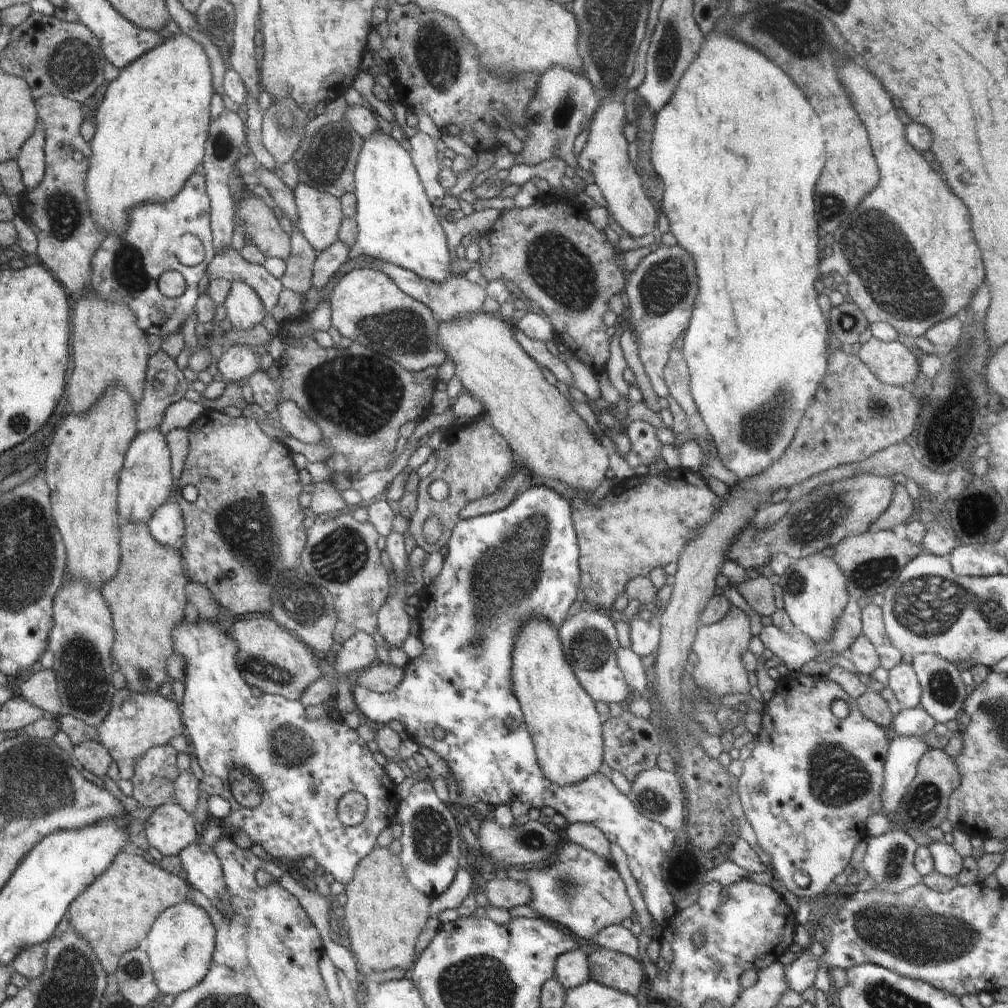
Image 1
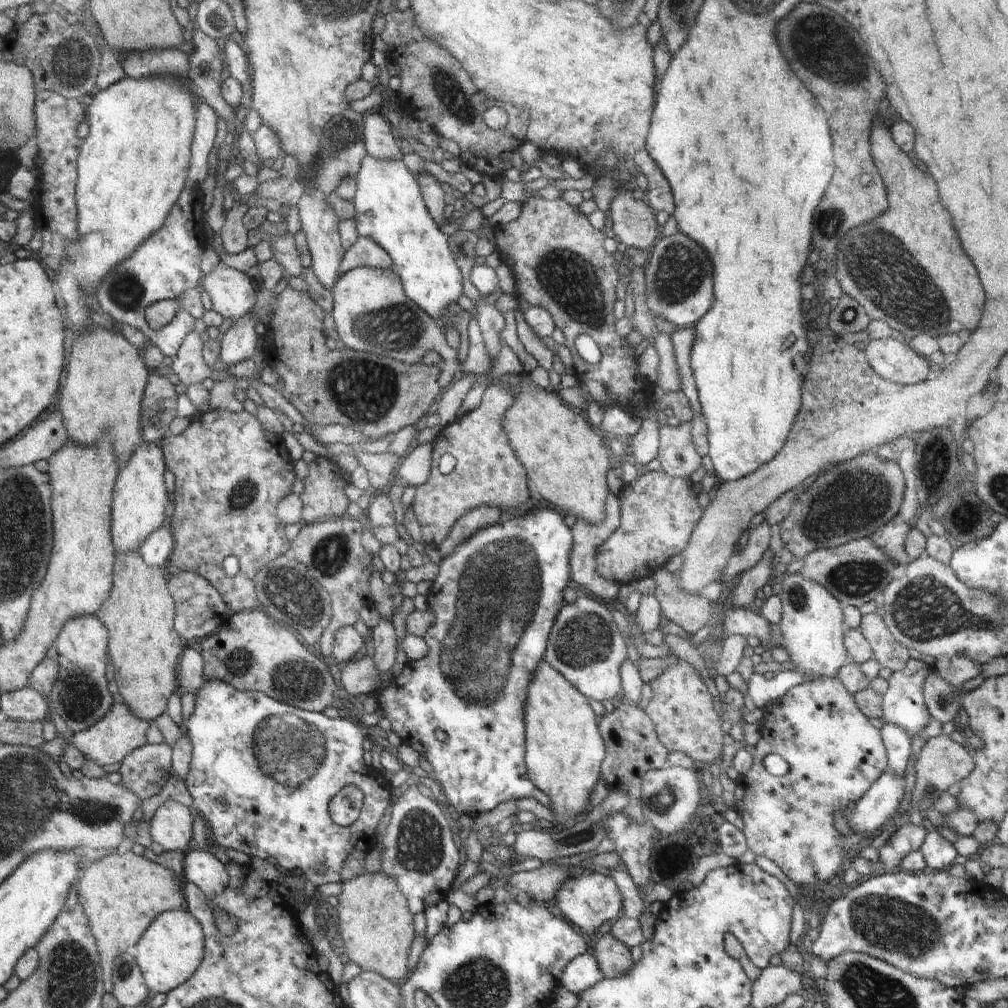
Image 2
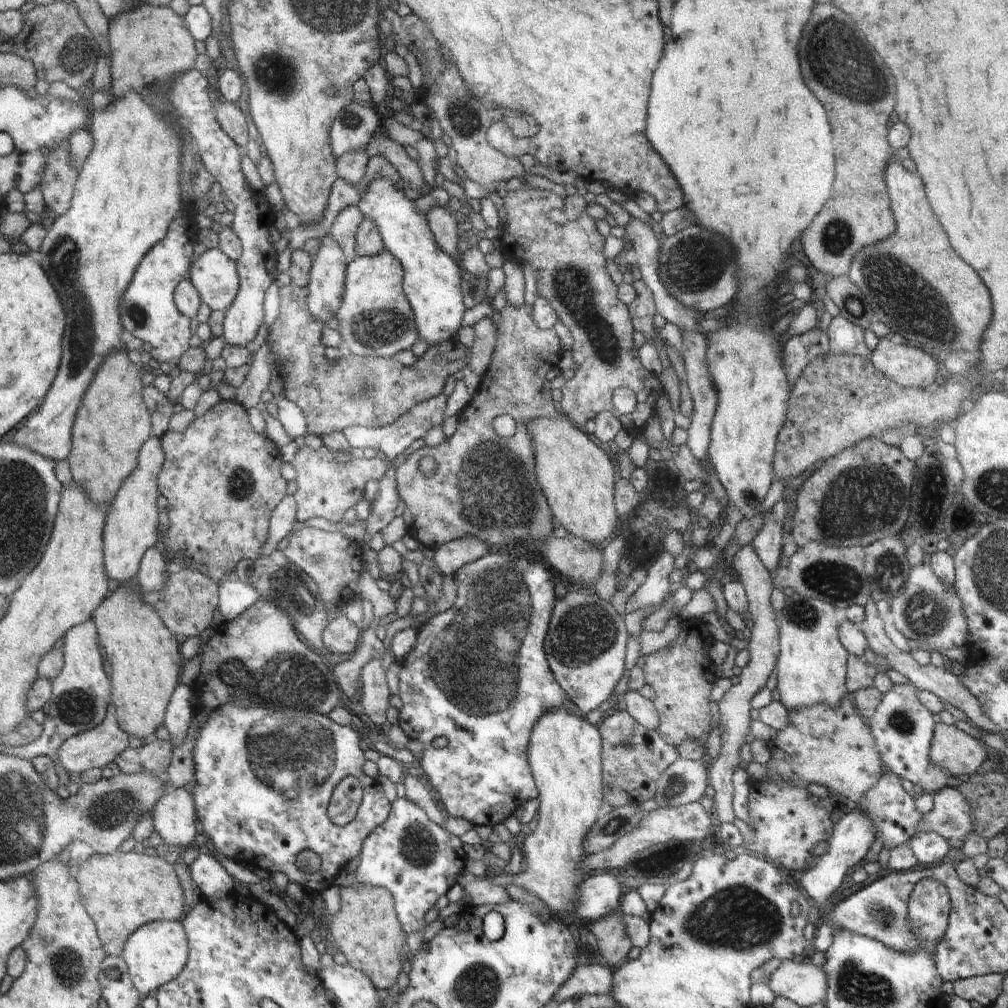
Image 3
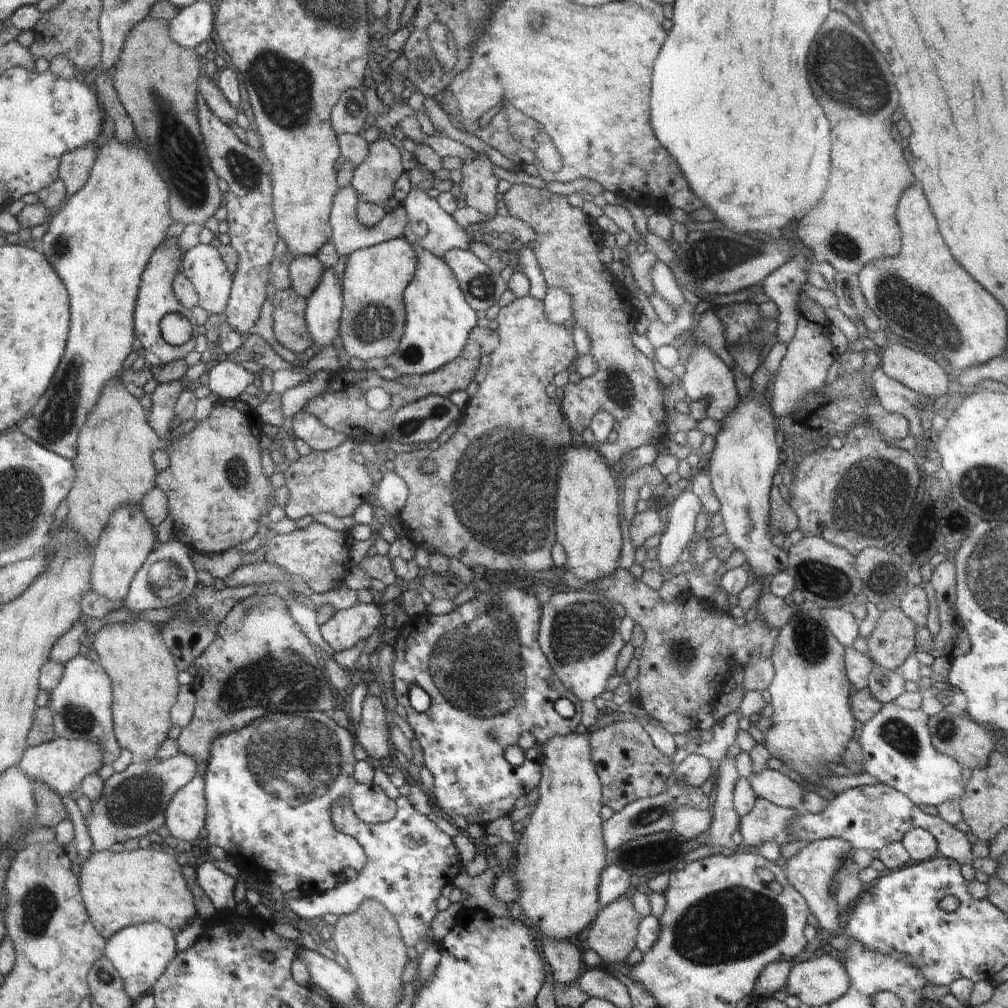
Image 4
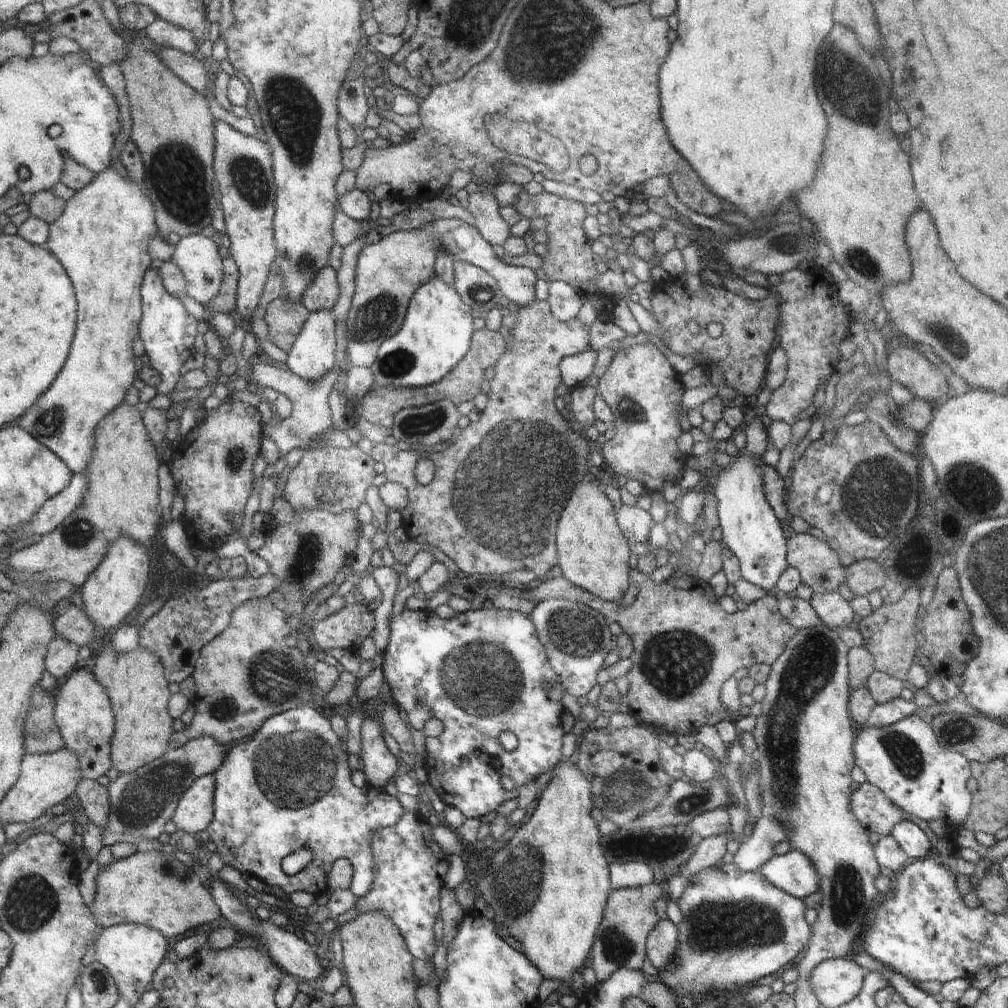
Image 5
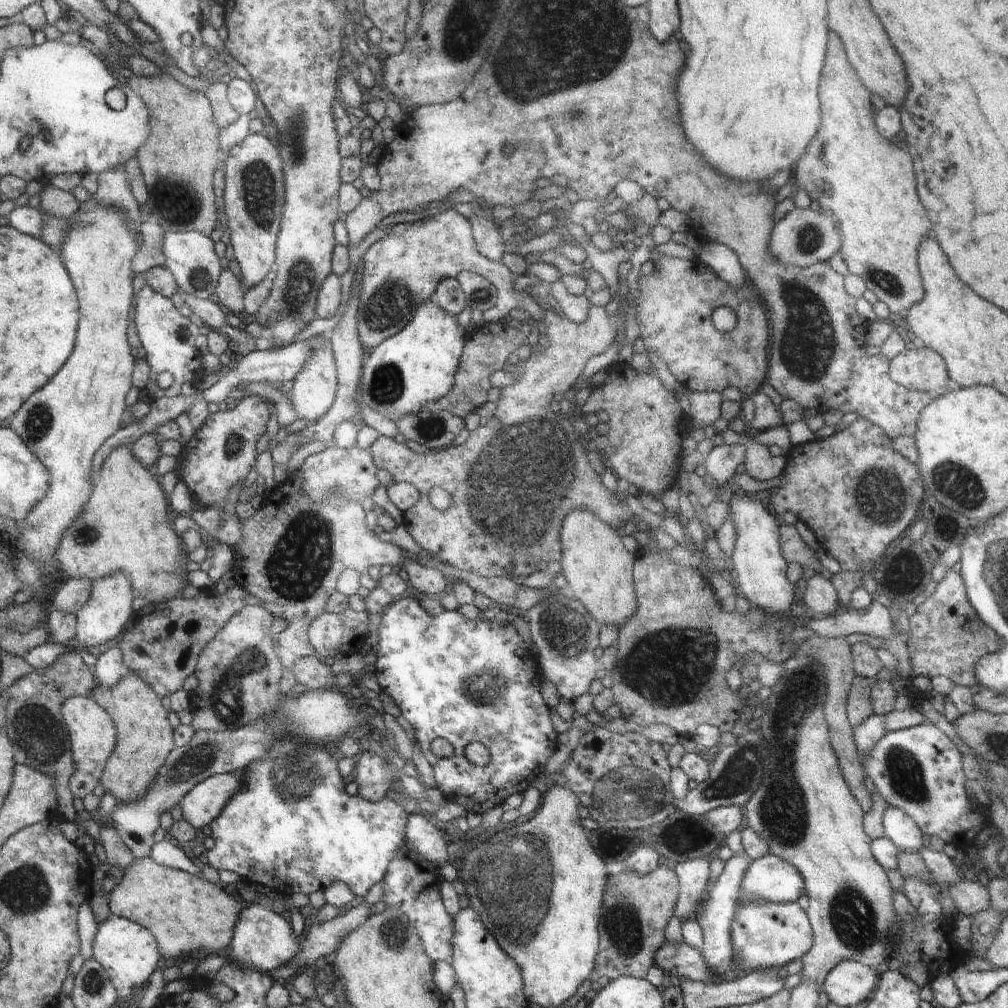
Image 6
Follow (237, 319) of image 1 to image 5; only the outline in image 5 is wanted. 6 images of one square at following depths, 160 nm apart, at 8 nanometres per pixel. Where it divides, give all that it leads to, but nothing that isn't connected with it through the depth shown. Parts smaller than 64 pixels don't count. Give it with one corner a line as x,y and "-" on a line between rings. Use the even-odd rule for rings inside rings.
200,232
184,235
176,244
171,260
185,276
187,295
208,307
224,284
222,260
216,244

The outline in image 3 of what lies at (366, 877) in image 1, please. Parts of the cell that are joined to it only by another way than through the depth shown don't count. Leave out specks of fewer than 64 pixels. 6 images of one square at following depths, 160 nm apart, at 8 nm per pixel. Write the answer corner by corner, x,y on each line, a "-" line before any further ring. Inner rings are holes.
355,883
353,886
341,887
340,909
334,914
331,922
331,938
336,942
340,952
346,956
348,965
368,975
368,978
384,993
396,982
402,970
402,956
398,950
404,948
406,932
397,917
396,903
393,894
382,887

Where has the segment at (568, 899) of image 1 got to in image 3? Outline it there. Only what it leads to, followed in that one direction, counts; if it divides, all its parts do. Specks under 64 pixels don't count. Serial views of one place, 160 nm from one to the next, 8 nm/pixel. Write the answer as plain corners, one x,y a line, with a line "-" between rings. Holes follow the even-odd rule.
602,872
602,874
592,874
584,878
580,886
580,901
574,914
584,918
584,922
592,924
604,916
612,915
612,912
621,906
622,886
620,882
612,876

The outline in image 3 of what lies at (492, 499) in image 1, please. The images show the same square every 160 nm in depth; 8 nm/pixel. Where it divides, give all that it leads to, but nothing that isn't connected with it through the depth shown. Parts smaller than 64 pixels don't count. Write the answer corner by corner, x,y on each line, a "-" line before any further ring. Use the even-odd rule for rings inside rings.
466,533
464,537
450,541
436,550
431,564
443,575
453,575
464,564
475,561
489,551
489,544
475,534

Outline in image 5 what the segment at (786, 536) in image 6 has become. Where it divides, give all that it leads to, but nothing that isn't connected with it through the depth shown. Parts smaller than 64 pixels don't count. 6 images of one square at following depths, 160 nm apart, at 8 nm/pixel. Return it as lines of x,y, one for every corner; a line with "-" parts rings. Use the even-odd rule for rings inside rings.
797,533
787,540
787,564
796,567
802,583
807,584
816,594
826,594
838,591
838,586
845,582
846,567
839,561
835,550
826,540
806,533

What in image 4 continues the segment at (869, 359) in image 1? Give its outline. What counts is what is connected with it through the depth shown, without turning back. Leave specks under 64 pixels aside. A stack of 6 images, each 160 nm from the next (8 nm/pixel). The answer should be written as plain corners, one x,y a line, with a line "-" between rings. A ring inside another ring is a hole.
893,343
882,352
880,367
886,373
886,376
910,387
918,394
936,398
948,392
948,381
951,376
946,375
944,369
932,356
920,350
912,350
912,348
902,343

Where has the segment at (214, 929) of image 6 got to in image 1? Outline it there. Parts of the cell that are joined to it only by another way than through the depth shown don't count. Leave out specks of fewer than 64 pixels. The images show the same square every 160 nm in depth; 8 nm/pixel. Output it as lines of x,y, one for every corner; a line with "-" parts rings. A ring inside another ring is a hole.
120,852
113,864
94,881
73,904
69,906
67,920
71,928
96,952
101,965
105,967
106,974
114,974
120,964
121,957
129,950
138,949
139,942
149,934
153,922
174,904
188,900
188,884
179,875
174,876
166,869
158,868
156,864
146,862
140,854

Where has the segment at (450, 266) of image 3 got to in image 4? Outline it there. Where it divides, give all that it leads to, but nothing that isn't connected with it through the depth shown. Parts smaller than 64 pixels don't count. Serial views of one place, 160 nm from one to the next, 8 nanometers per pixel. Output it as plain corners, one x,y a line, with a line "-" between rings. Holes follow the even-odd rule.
418,243
412,246
417,251
417,270
404,292
405,332
396,352
388,357
389,366
396,368
401,375
432,373
458,358
478,318
449,263

